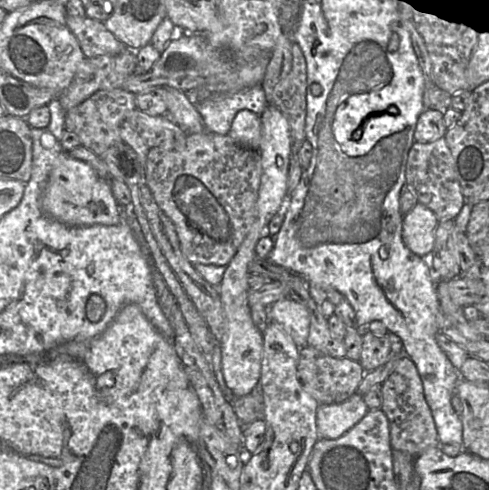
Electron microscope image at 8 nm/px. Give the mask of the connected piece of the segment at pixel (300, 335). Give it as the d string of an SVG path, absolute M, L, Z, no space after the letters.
M285 297L269 307L269 321L278 324L302 348L307 345L310 313L306 305Z

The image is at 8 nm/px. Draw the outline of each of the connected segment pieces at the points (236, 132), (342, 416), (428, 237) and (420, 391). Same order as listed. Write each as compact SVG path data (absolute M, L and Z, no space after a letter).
M241 110L235 116L228 135L238 145L258 150L262 137L260 116L249 110Z
M357 393L341 403L319 404L316 415L319 438L341 437L356 425L368 410L363 396Z
M417 203L403 219L403 241L415 254L428 258L434 245L439 220L435 213Z
M402 355L390 375L382 383L382 411L389 421L392 450L418 457L426 450L440 446L436 426L424 394L423 382L413 360Z

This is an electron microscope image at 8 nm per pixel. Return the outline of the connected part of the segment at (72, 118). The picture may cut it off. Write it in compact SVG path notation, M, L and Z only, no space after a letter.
M123 88L99 90L79 105L66 111L65 129L78 135L83 146L102 155L110 146L122 141L120 125L136 109L136 95Z

